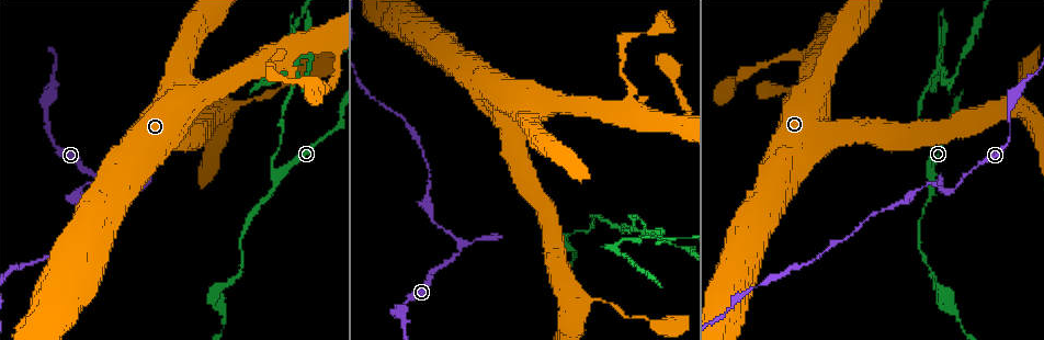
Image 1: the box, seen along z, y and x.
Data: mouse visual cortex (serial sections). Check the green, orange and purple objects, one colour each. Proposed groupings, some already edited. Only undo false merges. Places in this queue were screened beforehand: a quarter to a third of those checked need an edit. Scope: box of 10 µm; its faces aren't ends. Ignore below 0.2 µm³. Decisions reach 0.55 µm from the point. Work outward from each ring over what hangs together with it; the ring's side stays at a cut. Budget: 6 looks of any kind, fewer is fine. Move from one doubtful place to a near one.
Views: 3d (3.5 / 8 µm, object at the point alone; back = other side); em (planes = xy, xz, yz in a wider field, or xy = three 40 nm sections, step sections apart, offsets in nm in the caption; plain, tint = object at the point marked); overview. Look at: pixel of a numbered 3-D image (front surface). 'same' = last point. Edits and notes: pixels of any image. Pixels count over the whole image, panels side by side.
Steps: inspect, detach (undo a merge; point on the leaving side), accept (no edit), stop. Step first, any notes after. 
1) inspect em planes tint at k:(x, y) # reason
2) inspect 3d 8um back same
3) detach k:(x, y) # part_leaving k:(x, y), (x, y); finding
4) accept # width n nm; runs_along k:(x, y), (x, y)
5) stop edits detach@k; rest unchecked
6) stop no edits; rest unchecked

inspect 3d 3.5um at 1:(461, 248) # sharp bend

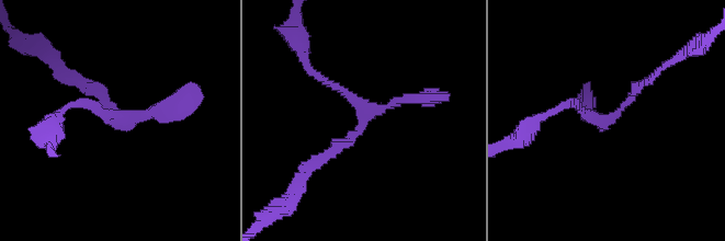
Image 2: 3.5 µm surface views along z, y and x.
inspect em xy step 5 plain at 2:(115, 119)

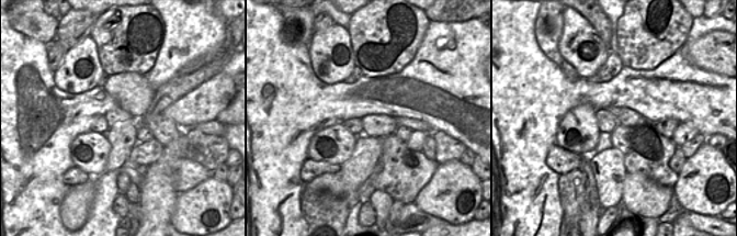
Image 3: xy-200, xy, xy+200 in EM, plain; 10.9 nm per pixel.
inspect em xy step 5 tint same # where the object lies

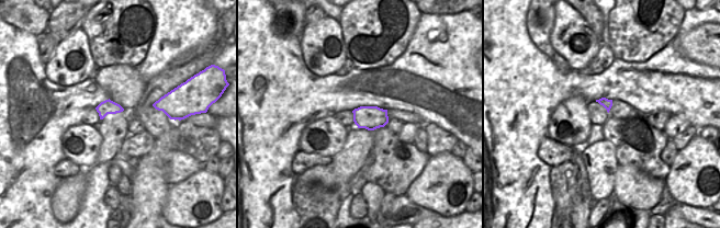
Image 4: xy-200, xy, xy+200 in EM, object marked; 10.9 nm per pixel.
accept # runs_along 2:(648, 77), (609, 117), (558, 107); continuous, no second cell

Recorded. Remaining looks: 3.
inspect 3d 3.5um at 1:(50, 128) # sudden change in width

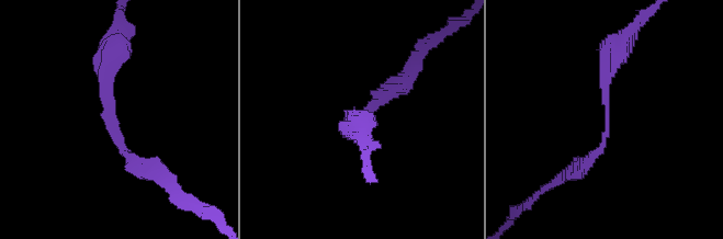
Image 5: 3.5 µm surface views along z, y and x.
inspect em xy step 5 tint at 5:(111, 117) # arm_widths 200, 200 nm; now the EM

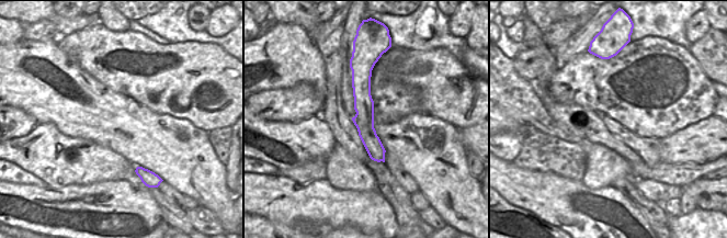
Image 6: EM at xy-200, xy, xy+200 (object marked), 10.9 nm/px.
accept # width 220 nm; runs_along 6:(360, 76), (365, 129), (382, 158); one cell here

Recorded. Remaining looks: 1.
stop no edits; rest unchecked

